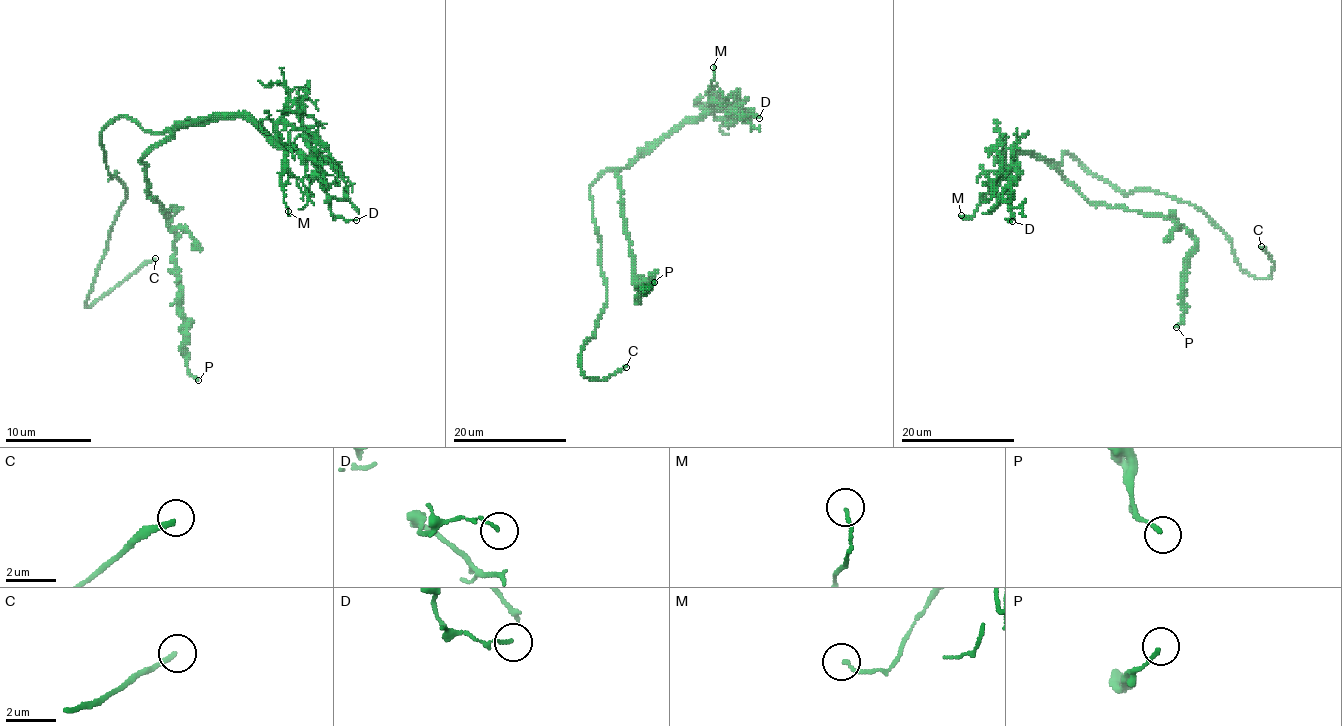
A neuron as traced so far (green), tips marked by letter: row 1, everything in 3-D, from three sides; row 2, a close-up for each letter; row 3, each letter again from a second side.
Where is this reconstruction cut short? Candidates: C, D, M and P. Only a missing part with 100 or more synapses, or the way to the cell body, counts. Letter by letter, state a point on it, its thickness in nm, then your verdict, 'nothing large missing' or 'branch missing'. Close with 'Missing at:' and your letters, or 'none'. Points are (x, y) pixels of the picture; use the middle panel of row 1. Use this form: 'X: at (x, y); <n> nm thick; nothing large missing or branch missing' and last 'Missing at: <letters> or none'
C: at (626, 367); 200 nm thick; branch missing
D: at (759, 118); 110 nm thick; nothing large missing
M: at (713, 67); 110 nm thick; nothing large missing
P: at (654, 282); 140 nm thick; nothing large missing
Missing at: C

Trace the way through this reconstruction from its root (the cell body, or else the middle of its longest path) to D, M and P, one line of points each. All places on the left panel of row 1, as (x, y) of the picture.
D: (110, 123), (127, 117), (164, 132), (243, 117), (281, 143), (292, 130), (303, 130), (331, 211), (356, 220)
M: (110, 123), (127, 117), (144, 130), (164, 132), (230, 117), (256, 121), (286, 151), (281, 190), (288, 211)
P: (110, 123), (127, 117), (166, 136), (142, 160), (144, 181), (174, 235), (187, 370), (198, 380)

